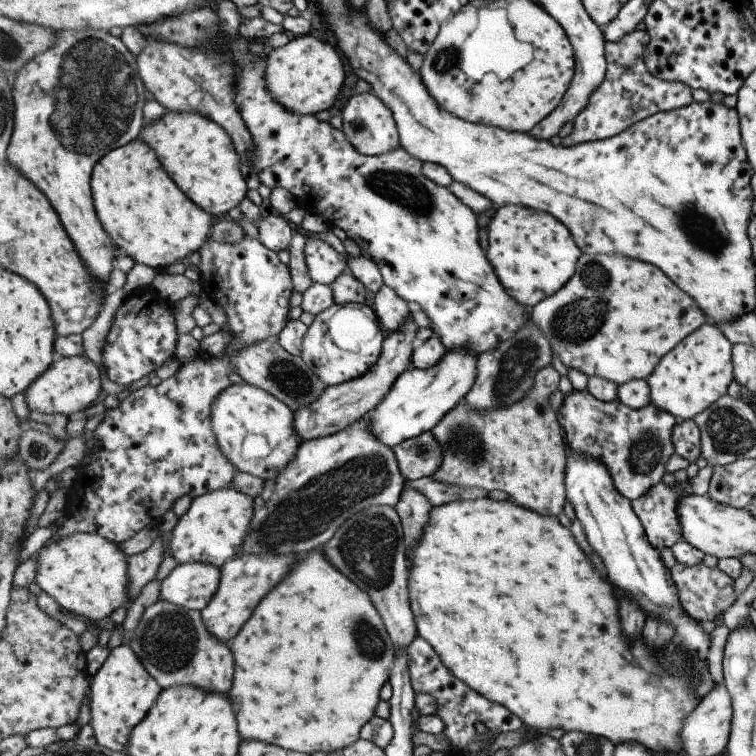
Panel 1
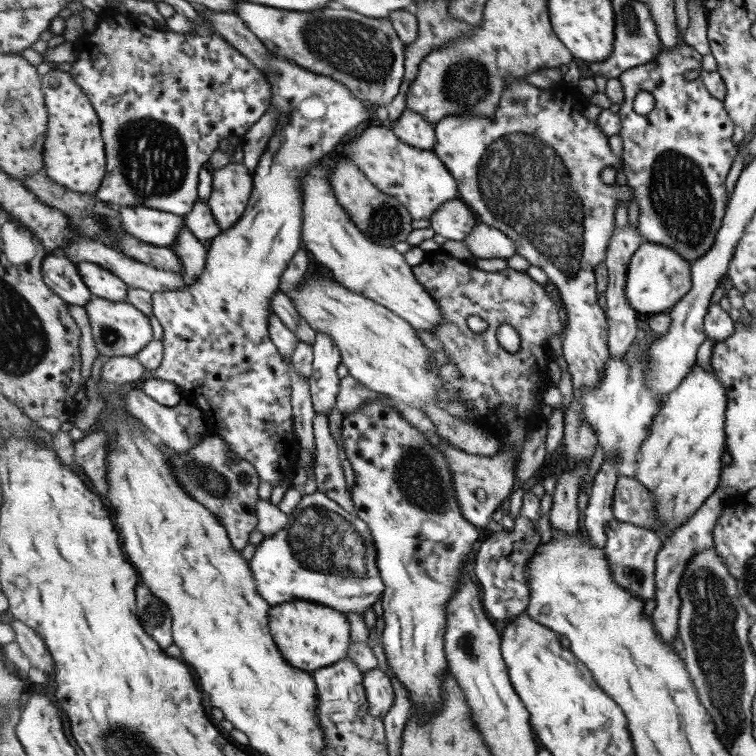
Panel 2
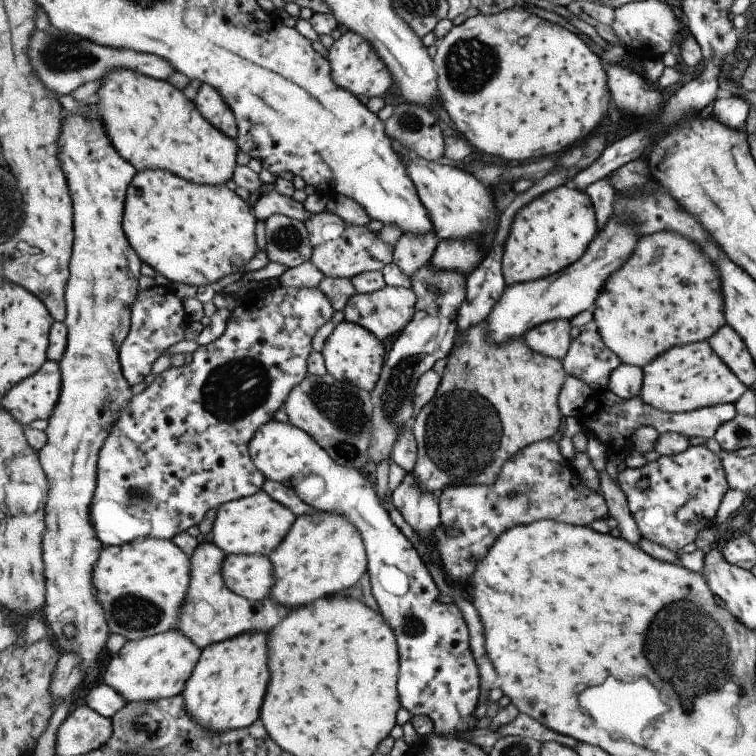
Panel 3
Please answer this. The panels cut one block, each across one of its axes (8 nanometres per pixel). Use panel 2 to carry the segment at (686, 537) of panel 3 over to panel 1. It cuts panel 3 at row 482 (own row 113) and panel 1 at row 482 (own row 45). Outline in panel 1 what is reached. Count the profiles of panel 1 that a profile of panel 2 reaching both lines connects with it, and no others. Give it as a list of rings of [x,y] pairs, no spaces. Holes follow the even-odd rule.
[[[686,479],[684,482],[676,482],[673,488],[667,486],[664,481],[661,481],[659,485],[649,490],[644,497],[632,501],[633,508],[640,516],[641,522],[644,523],[651,546],[657,547],[659,550],[661,548],[672,549],[677,542],[683,540],[684,529],[683,524],[681,524],[681,518],[677,514],[677,508],[679,508],[681,498],[685,498],[689,494],[694,494],[693,488],[689,484],[689,479]]]

